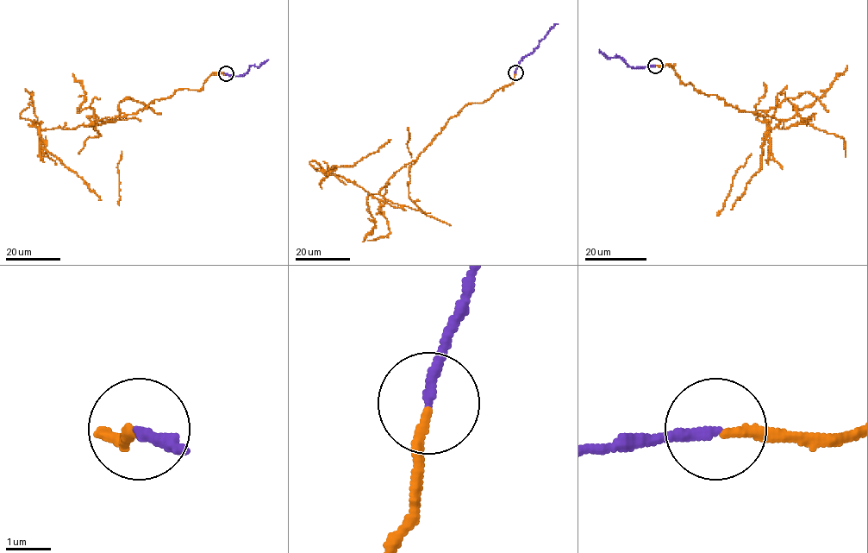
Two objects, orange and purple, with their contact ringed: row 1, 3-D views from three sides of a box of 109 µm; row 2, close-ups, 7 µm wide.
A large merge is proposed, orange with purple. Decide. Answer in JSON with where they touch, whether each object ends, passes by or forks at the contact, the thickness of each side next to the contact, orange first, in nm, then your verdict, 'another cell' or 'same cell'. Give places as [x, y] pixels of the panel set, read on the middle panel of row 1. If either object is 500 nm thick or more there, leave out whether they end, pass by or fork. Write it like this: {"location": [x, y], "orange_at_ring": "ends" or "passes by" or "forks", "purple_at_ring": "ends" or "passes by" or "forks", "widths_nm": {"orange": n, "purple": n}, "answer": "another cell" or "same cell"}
{"location": [515, 72], "orange_at_ring": "ends", "purple_at_ring": "ends", "widths_nm": {"orange": 220, "purple": 240}, "answer": "another cell"}

